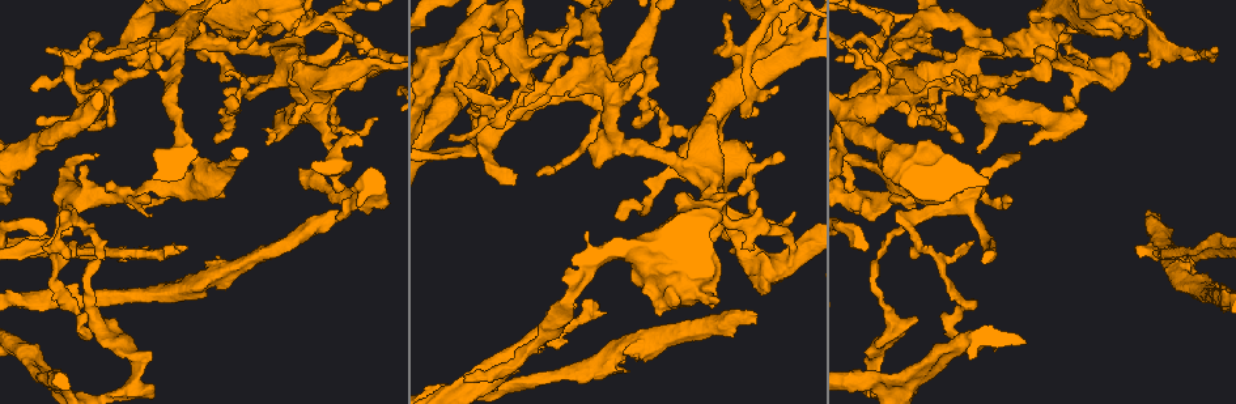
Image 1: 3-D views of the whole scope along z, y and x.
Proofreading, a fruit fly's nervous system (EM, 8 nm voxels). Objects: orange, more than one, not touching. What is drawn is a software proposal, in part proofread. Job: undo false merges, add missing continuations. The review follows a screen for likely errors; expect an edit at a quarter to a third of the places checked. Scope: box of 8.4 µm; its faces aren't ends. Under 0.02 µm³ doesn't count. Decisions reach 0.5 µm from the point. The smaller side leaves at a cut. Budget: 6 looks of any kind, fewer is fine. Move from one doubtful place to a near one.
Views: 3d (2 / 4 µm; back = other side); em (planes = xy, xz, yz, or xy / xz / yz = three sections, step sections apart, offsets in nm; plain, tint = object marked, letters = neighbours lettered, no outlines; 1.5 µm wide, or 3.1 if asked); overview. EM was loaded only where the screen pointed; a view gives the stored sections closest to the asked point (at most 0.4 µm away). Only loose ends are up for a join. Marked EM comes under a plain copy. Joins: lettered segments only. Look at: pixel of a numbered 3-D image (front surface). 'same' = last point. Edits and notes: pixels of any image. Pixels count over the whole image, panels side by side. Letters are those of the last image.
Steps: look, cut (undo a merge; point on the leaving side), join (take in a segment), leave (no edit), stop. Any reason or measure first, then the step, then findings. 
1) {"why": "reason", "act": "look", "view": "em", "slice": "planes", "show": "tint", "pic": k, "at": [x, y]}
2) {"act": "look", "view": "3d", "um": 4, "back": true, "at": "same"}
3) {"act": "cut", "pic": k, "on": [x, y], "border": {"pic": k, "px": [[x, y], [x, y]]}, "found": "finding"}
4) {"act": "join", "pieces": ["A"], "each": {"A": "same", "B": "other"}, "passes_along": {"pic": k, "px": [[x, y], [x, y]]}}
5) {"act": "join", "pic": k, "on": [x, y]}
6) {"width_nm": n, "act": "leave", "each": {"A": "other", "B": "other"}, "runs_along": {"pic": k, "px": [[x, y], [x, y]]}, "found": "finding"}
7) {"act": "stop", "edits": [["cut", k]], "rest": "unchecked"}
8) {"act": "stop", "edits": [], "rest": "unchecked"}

{"why": "thin end", "act": "look", "view": "3d", "um": 2, "pic": 1, "at": [90, 337]}

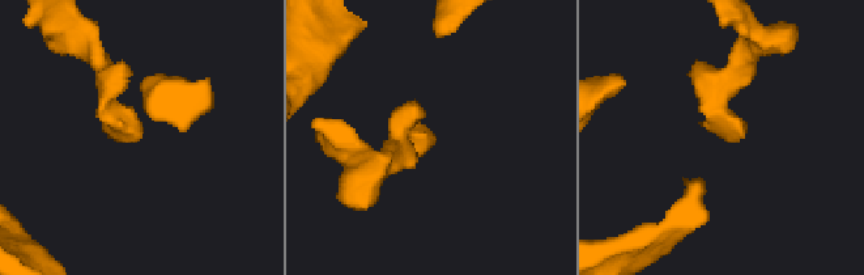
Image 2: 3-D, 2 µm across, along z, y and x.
{"why": "need the tissue", "act": "look", "view": "em", "slice": "planes", "show": "letters", "pic": 2, "at": [433, 138]}

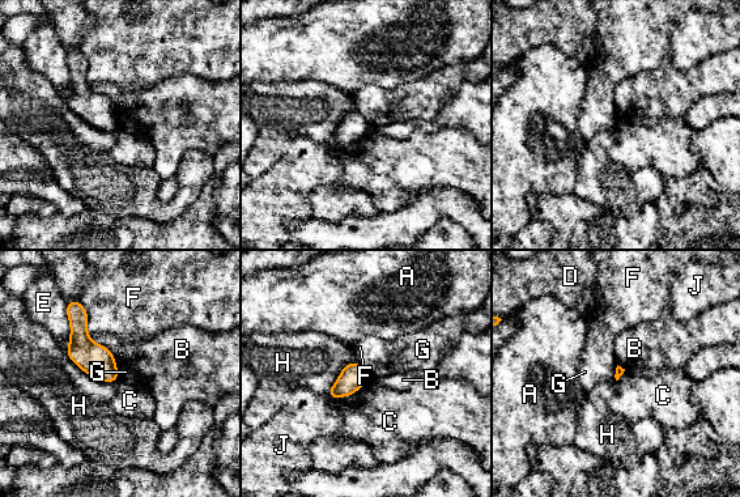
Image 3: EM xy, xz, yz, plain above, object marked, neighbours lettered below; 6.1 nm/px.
{"act": "leave", "each": {"A": "other", "B": "other", "C": "other", "D": "other", "E": "other", "F": "other", "G": "other", "H": "other", "J": "other"}, "found": "none of them fits"}

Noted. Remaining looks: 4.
{"why": "branch point", "act": "look", "view": "3d", "um": 2, "pic": 1, "at": [914, 221]}

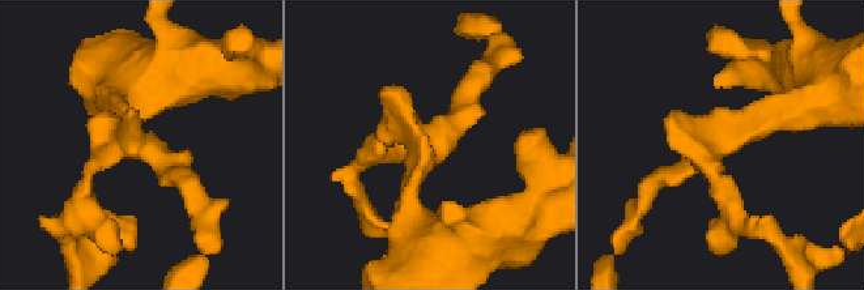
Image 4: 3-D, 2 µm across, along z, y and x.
{"arms": 3, "why": "need the tissue", "act": "look", "view": "em", "slice": "xz", "step": 4, "show": "tint", "pic": 4, "at": [429, 146]}

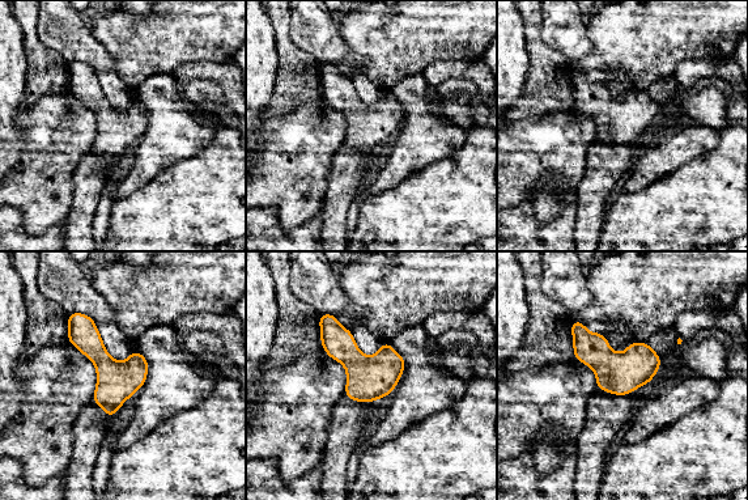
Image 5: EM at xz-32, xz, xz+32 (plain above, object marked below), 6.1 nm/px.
{"why": "another direction", "act": "look", "view": "em", "slice": "xy", "step": 8, "show": "letters", "at": "same"}

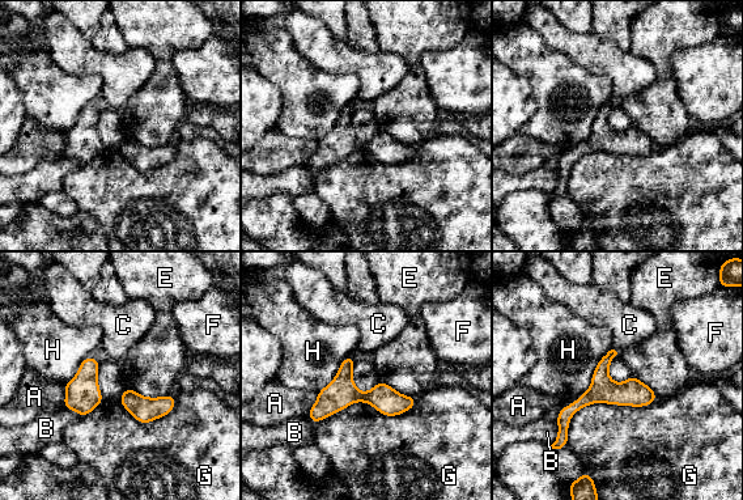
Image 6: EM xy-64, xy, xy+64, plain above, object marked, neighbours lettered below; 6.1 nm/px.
{"act": "leave", "each": {"A": "other", "B": "other", "C": "other", "E": "other", "F": "other", "G": "other", "H": "other"}, "runs_along": {"pic": 6, "px": [[411, 399], [335, 397], [311, 415]]}, "found": "one neuron here"}

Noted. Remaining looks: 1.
{"act": "stop", "edits": [], "rest": "unchecked"}

